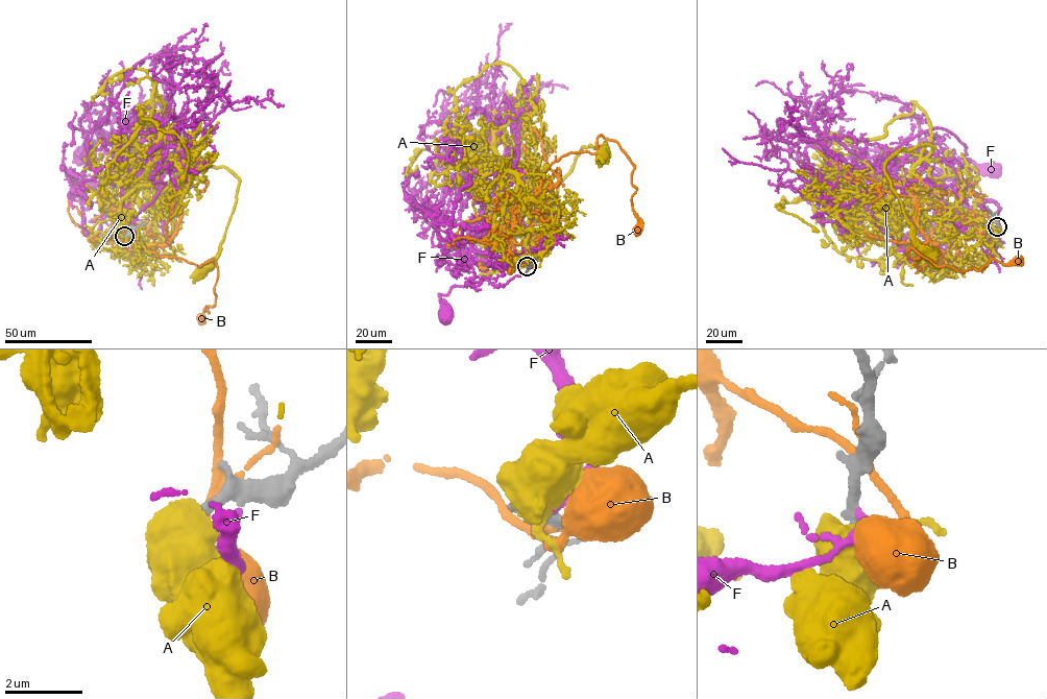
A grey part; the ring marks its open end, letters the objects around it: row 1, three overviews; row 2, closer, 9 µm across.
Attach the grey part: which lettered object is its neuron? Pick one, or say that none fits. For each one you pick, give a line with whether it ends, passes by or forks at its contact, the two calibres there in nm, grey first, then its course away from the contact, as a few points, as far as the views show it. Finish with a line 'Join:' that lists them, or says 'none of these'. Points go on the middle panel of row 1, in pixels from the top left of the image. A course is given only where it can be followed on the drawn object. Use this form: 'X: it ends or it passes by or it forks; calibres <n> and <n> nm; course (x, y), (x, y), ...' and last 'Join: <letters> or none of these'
A: it passes by; calibres 320 and 500 nm; course (527, 267), (557, 235), (521, 188), (537, 220), (546, 221), (584, 146), (604, 145), (603, 157)
Join: A

